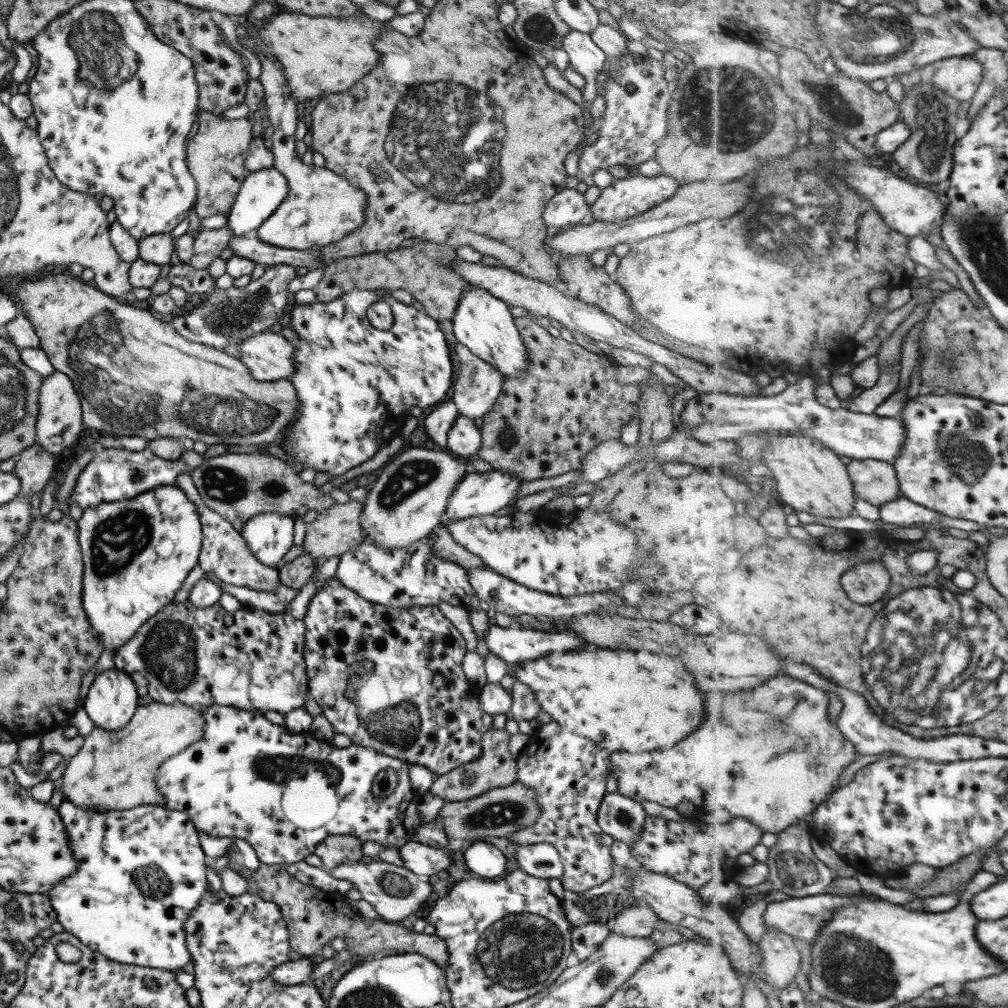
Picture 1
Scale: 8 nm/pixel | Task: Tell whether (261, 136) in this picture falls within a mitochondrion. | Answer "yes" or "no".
no

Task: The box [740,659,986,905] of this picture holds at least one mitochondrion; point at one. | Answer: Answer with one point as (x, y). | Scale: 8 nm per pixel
(771, 722)

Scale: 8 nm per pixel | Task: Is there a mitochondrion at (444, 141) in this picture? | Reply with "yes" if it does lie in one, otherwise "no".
yes

